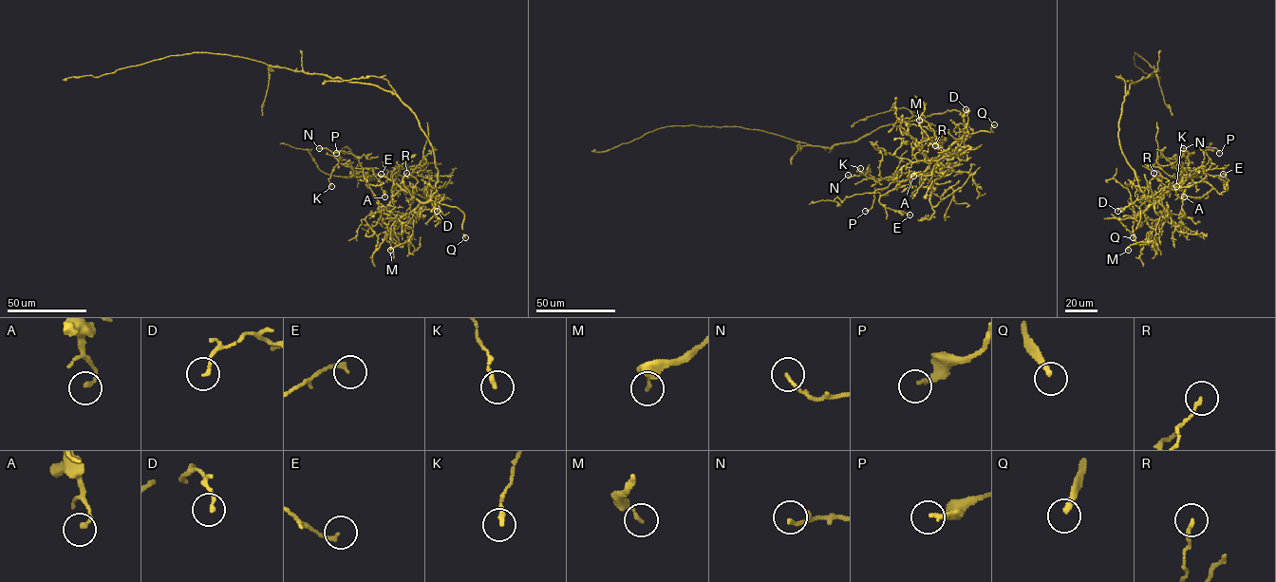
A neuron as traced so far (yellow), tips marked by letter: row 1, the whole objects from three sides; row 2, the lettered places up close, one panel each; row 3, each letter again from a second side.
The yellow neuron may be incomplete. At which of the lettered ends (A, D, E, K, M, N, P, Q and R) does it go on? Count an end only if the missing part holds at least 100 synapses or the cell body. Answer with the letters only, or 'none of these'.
Q

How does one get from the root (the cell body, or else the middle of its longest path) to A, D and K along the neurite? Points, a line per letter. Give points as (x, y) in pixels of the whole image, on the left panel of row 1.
A: (380, 86), (395, 93), (414, 114), (438, 171), (436, 191), (422, 202), (365, 168), (373, 169), (384, 197)
D: (380, 86), (411, 111), (432, 147), (438, 180), (429, 197), (443, 198), (436, 204), (437, 211)
K: (380, 86), (415, 116), (433, 149), (436, 191), (422, 202), (345, 159), (333, 168), (331, 186)

